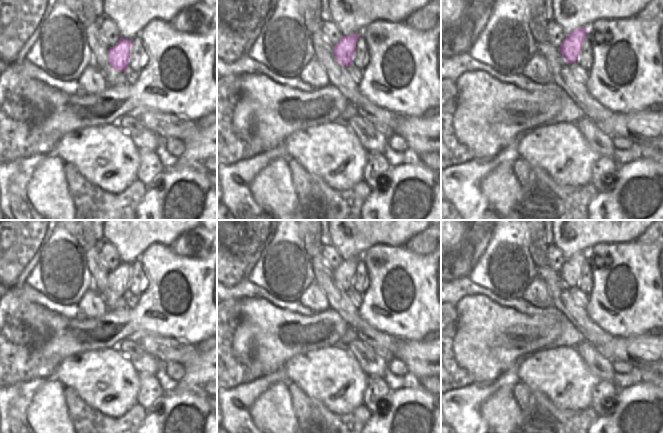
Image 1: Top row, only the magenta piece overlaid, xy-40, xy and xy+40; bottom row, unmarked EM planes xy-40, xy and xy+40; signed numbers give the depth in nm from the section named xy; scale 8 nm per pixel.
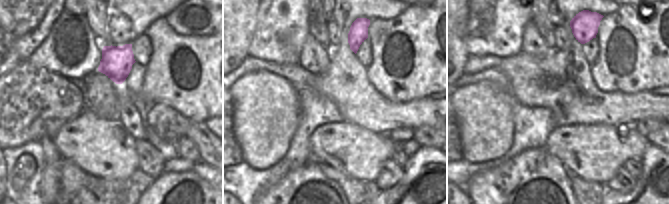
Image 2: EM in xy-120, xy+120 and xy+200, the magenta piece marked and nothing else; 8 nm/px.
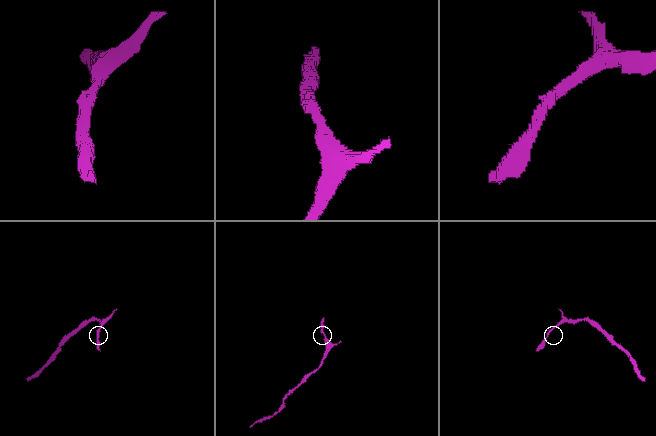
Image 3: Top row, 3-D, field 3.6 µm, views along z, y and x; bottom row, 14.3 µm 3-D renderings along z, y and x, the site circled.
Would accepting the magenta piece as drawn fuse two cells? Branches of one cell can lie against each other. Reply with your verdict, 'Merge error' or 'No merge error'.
Merge error

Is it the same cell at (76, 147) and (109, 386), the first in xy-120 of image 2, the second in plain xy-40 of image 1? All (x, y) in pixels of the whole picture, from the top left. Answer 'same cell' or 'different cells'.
same cell

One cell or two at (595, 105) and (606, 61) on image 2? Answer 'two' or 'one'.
two

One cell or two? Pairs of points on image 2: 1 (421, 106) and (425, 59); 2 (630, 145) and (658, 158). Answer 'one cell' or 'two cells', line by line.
1: two cells
2: two cells

